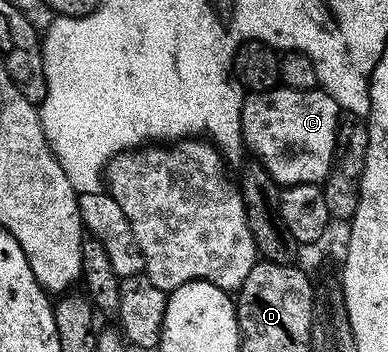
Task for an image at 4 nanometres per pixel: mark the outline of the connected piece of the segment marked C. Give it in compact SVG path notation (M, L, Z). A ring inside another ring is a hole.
M278 86L266 92L250 91L241 111L241 138L246 149L254 152L256 163L262 164L279 186L291 184L321 184L329 175L339 141L337 126L339 109L335 98L320 87L311 90L295 90Z

